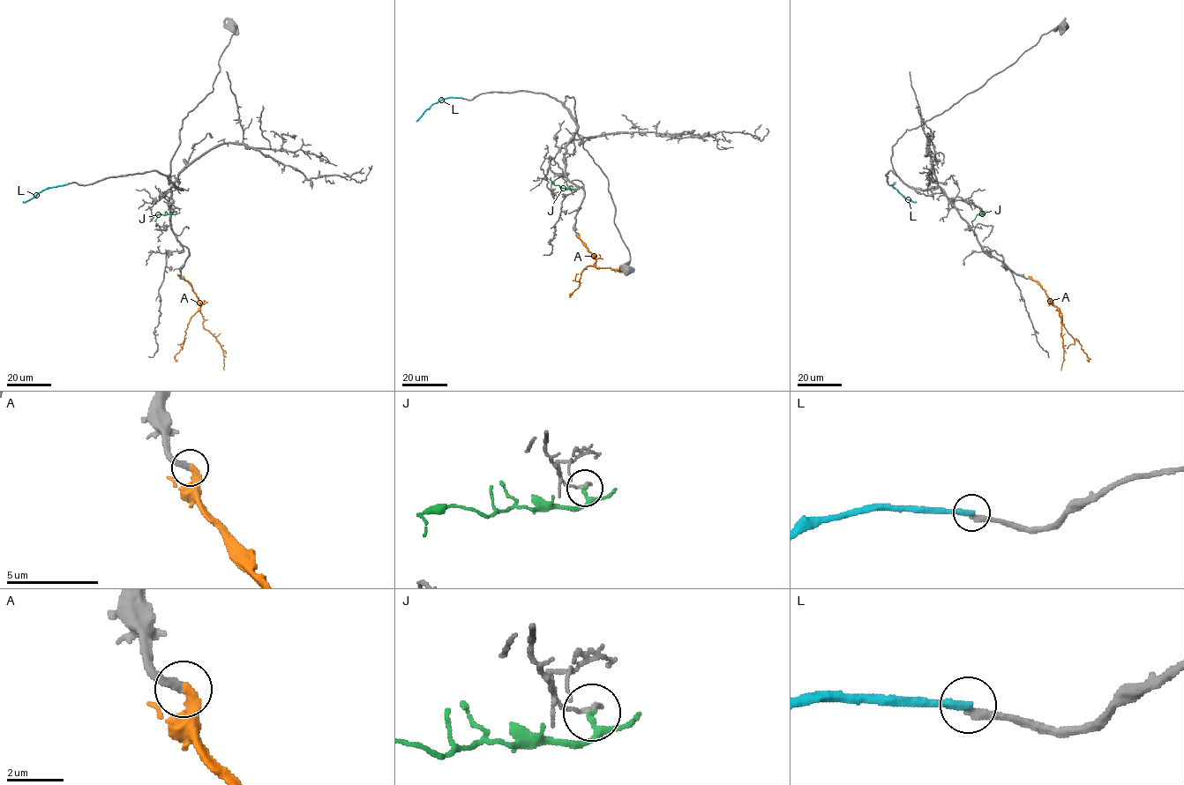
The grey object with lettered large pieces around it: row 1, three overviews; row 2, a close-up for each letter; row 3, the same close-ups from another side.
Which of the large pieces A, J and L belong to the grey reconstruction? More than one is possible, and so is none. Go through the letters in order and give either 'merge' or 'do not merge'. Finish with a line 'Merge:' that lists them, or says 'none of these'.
A: merge
J: do not merge
L: do not merge
Merge: A

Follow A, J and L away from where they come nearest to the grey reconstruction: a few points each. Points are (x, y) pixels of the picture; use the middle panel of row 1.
A: (578, 234), (595, 263), (582, 271), (579, 287), (573, 293)
J: (571, 190), (553, 183), (550, 177)
L: (461, 98), (442, 98), (415, 121)

